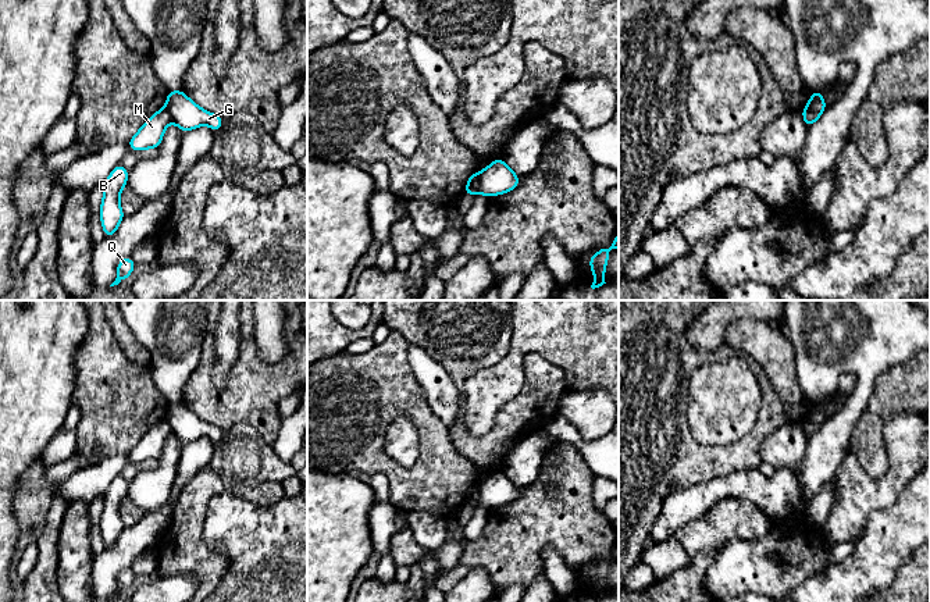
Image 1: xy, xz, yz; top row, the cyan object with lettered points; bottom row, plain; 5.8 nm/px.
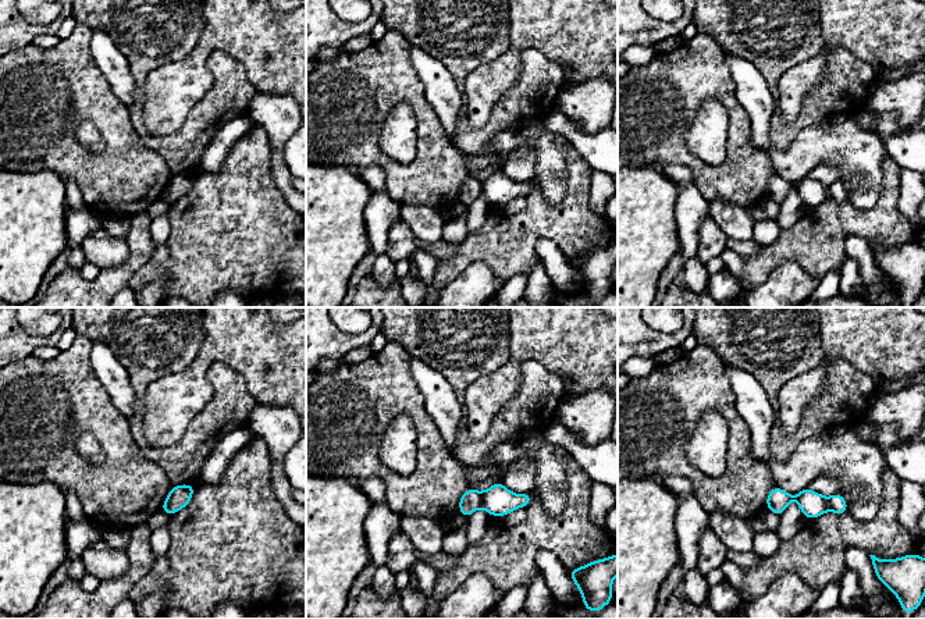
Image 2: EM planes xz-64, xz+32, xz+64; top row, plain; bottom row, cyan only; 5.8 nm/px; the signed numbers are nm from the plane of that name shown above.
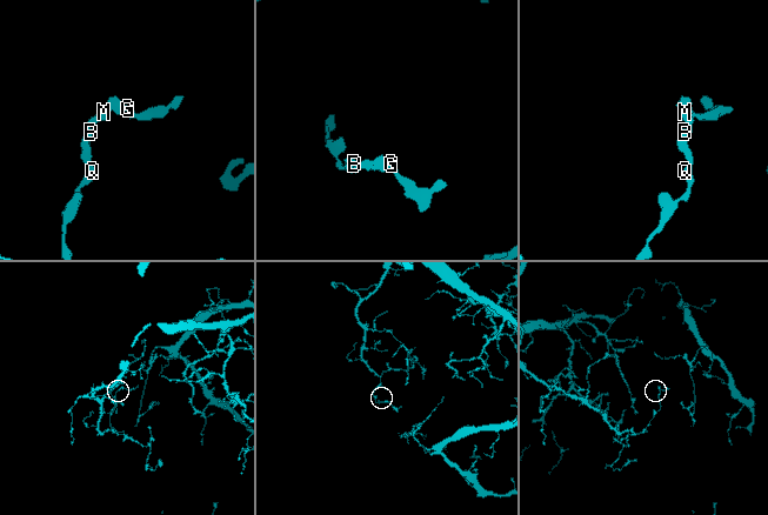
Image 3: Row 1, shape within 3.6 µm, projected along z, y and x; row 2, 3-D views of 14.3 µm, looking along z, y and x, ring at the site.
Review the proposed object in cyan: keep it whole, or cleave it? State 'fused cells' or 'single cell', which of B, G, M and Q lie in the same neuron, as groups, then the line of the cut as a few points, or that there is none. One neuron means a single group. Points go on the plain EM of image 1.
fused cells; groups B M Q / G; cut xz (480, 484), (480, 497), (476, 503)

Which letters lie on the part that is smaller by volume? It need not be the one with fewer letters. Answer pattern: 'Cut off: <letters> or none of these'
Cut off: G

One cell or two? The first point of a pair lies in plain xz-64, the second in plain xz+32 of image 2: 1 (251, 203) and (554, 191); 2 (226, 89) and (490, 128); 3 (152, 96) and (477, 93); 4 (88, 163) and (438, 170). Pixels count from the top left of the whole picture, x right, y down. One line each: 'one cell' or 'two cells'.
1: two cells
2: one cell
3: one cell
4: one cell

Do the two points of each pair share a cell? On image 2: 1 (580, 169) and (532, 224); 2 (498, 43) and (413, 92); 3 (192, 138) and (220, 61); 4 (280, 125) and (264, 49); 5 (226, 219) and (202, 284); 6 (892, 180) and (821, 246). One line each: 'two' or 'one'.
1: one
2: two
3: one
4: two
5: one
6: one

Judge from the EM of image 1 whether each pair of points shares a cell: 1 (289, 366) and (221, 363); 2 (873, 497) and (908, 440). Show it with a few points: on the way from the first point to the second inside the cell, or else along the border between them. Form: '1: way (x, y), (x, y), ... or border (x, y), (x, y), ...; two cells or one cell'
1: border (239, 331), (238, 358), (218, 388); two cells
2: way (887, 483), (905, 465), (908, 453); one cell

